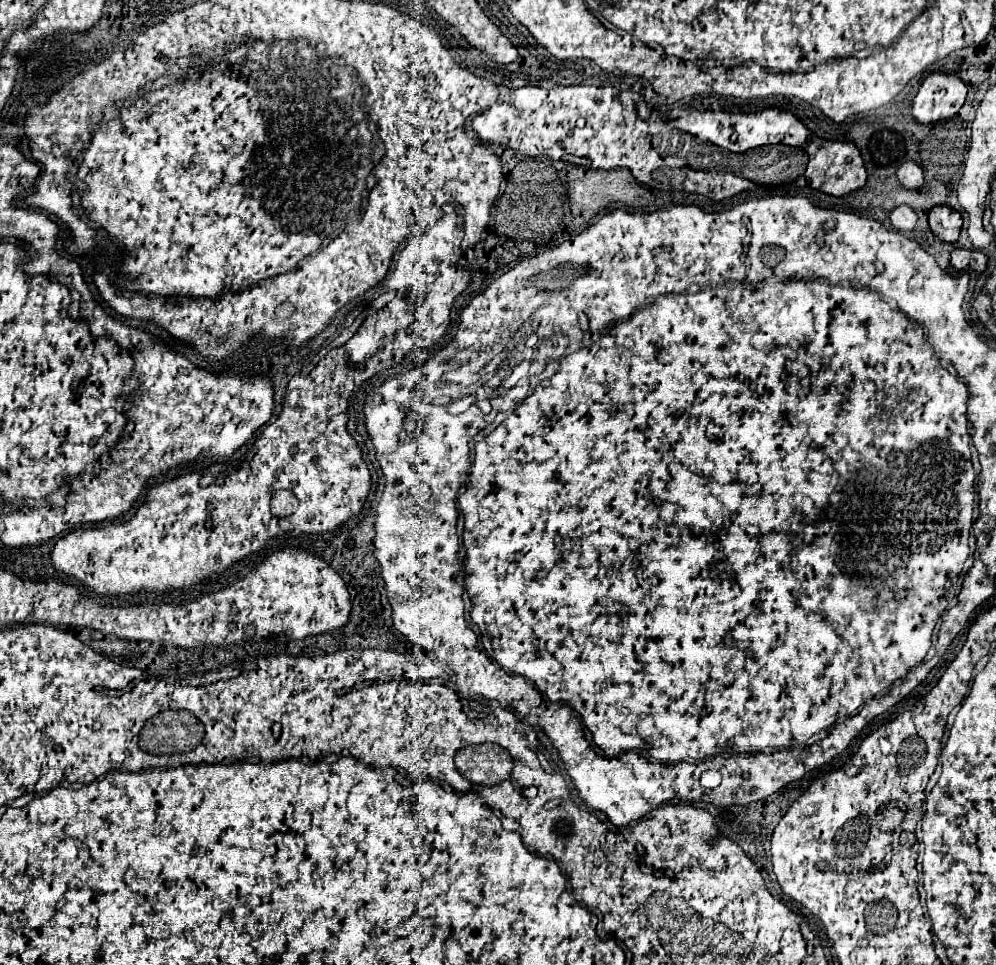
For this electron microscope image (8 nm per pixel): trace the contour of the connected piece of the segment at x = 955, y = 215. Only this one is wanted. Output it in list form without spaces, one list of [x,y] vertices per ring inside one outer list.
[[[937,205],[929,211],[929,227],[935,237],[947,243],[955,243],[959,239],[963,219],[961,213],[947,207],[947,205]]]

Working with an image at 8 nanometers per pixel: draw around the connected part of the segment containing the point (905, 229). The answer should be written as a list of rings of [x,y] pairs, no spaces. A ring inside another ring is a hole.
[[[909,205],[895,207],[889,219],[891,219],[891,225],[901,233],[911,233],[917,227],[917,213]]]

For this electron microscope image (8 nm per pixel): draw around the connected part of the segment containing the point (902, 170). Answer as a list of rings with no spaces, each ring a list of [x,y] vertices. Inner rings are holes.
[[[915,161],[901,163],[897,177],[899,177],[899,183],[907,189],[919,189],[923,185],[923,169]]]

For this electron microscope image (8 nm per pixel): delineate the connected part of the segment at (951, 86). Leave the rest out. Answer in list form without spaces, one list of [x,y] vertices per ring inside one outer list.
[[[929,75],[913,99],[911,113],[917,123],[937,123],[959,113],[967,97],[967,85],[957,75]]]

